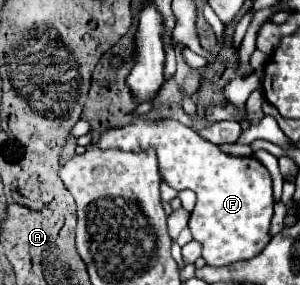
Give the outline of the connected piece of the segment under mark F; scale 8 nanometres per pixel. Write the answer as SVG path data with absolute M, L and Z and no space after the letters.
M137 121L127 127L111 129L105 131L99 139L101 149L121 149L121 151L131 151L131 153L141 153L153 149L159 161L159 173L161 179L177 191L182 189L193 189L197 195L197 205L191 213L189 219L189 229L193 239L203 243L201 256L207 265L231 265L235 261L245 261L253 259L263 251L263 235L271 235L271 219L273 219L273 183L269 171L255 161L253 157L231 157L225 155L217 149L217 145L205 141L199 137L191 127L185 127L179 121L157 121L157 123L147 123L147 121Z

